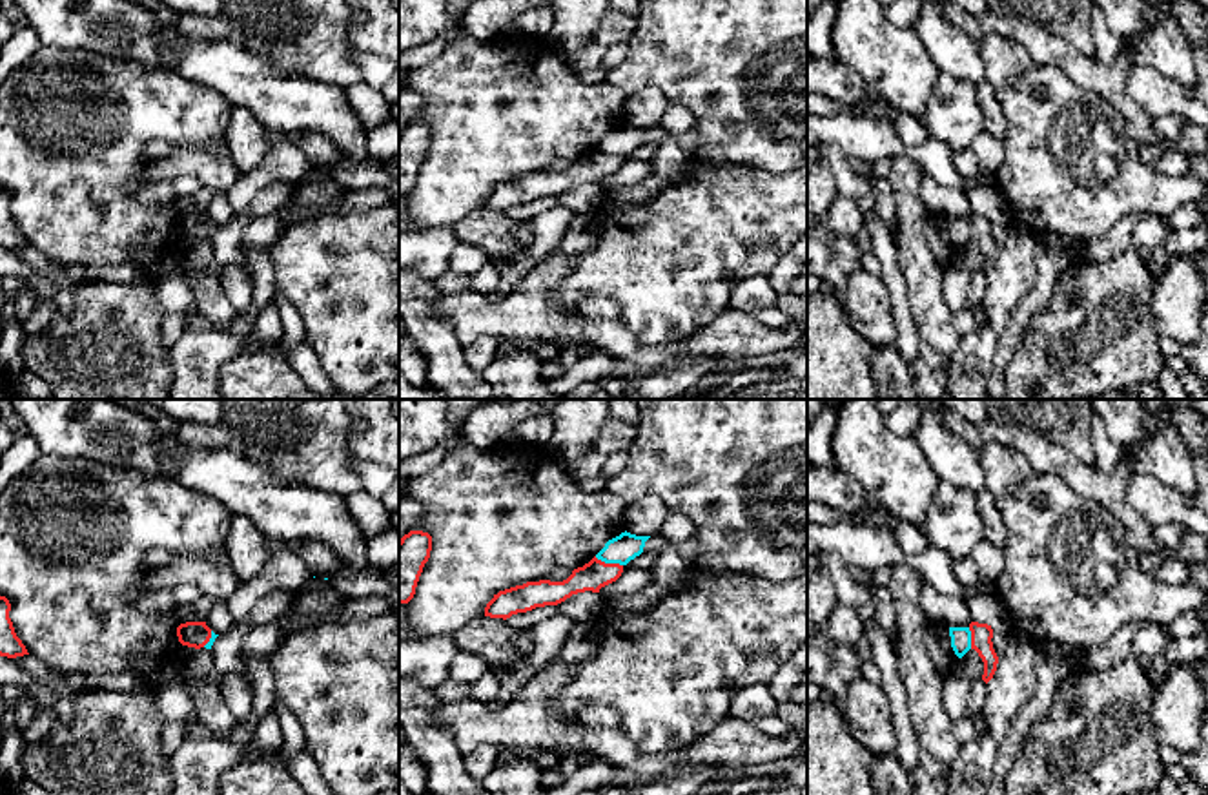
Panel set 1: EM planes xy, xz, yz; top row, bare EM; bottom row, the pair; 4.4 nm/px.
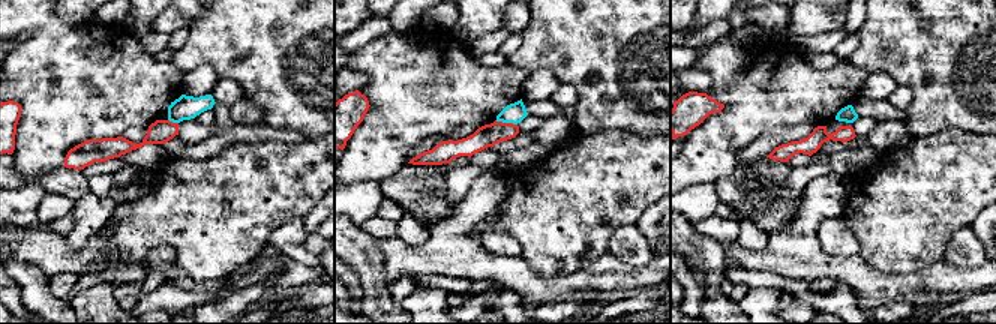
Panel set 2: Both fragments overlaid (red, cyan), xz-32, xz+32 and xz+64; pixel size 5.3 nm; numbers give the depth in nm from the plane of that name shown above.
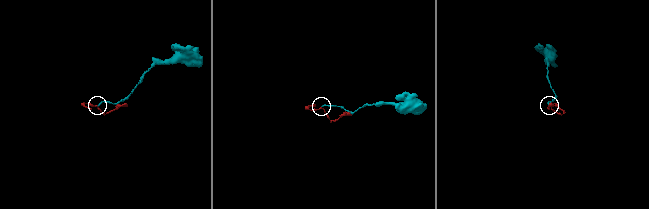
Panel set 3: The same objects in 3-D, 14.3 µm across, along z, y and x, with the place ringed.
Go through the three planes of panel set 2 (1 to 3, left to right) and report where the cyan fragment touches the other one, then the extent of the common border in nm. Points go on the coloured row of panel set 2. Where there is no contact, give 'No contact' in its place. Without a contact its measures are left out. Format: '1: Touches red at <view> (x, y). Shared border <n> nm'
1: Touches red at xz-32 (171, 122). Shared border 60 nm
2: Touches red at xz+32 (506, 123). Shared border 120 nm
3: No contact

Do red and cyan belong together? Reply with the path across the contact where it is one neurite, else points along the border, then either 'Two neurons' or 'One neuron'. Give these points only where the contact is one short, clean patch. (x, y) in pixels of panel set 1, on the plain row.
Boundary: xz (594, 148), (622, 157). Two neurons

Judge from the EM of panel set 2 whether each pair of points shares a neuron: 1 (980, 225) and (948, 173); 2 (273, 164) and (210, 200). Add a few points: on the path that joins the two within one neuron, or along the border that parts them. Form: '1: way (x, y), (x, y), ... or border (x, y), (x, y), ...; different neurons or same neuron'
1: border (980, 212), (969, 225); different neurons
2: way (258, 179), (242, 195), (225, 195); same neuron

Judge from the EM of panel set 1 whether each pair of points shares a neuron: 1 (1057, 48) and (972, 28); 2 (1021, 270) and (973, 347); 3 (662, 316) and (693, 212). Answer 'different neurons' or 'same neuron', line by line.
1: same neuron
2: same neuron
3: same neuron

